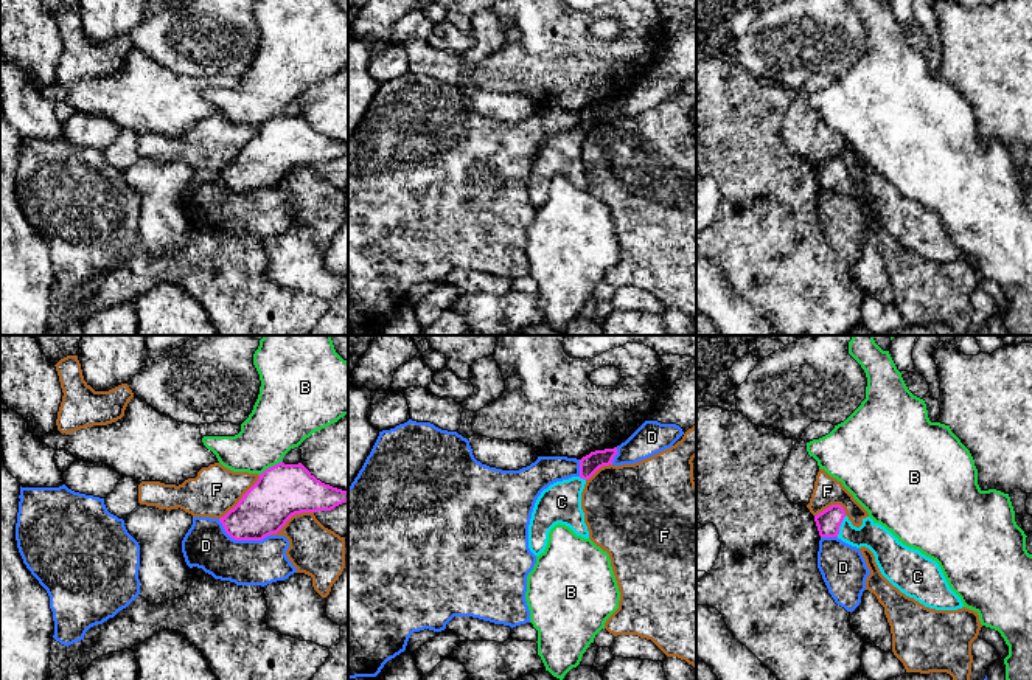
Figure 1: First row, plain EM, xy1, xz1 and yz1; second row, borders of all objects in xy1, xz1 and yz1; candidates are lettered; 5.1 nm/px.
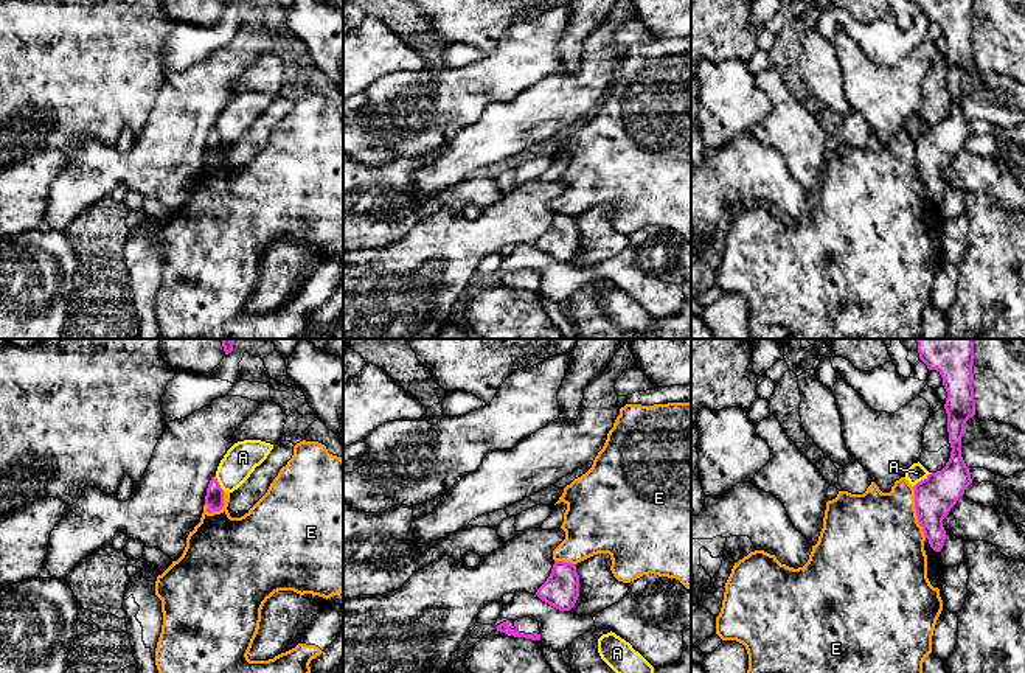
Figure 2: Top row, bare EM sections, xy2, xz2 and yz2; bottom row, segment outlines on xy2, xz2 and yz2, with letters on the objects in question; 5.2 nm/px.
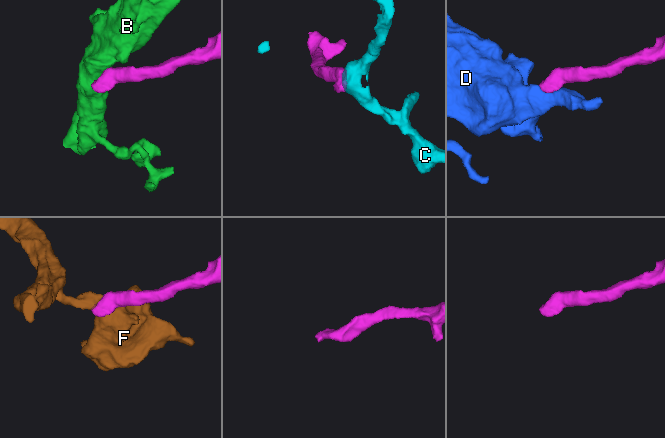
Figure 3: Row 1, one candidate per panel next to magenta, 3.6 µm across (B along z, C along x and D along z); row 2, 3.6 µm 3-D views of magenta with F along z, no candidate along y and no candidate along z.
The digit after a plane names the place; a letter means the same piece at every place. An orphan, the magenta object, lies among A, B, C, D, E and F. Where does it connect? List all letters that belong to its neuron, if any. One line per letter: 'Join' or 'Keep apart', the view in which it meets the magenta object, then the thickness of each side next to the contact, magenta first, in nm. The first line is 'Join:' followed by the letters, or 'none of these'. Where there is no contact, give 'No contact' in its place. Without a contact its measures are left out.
Join: C
A: Keep apart. Touches magenta in yz2. Thickness 200 nm (magenta) against 90 nm
B: Keep apart. Touches magenta in xy1. Thickness 280 nm (magenta) against 300 nm
C: Join. Touches magenta in yz1. Thickness 120 nm (magenta) against 150 nm
D: Keep apart. Touches magenta in xy1. Thickness 260 nm (magenta) against 240 nm
E: Keep apart. Touches magenta in yz2. Thickness 200 nm (magenta) against 460 nm
F: Keep apart. Touches magenta in xy1. Thickness 280 nm (magenta) against 260 nm

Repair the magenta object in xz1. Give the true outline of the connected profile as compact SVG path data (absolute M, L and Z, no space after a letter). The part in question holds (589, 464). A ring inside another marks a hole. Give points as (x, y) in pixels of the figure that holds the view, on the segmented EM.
M617 447L595 450L580 460L580 475L556 481L538 497L530 525L528 548L535 556L544 553L550 529L561 523L569 526L577 536L589 539L581 509L581 492L586 481L603 466L612 464Z

